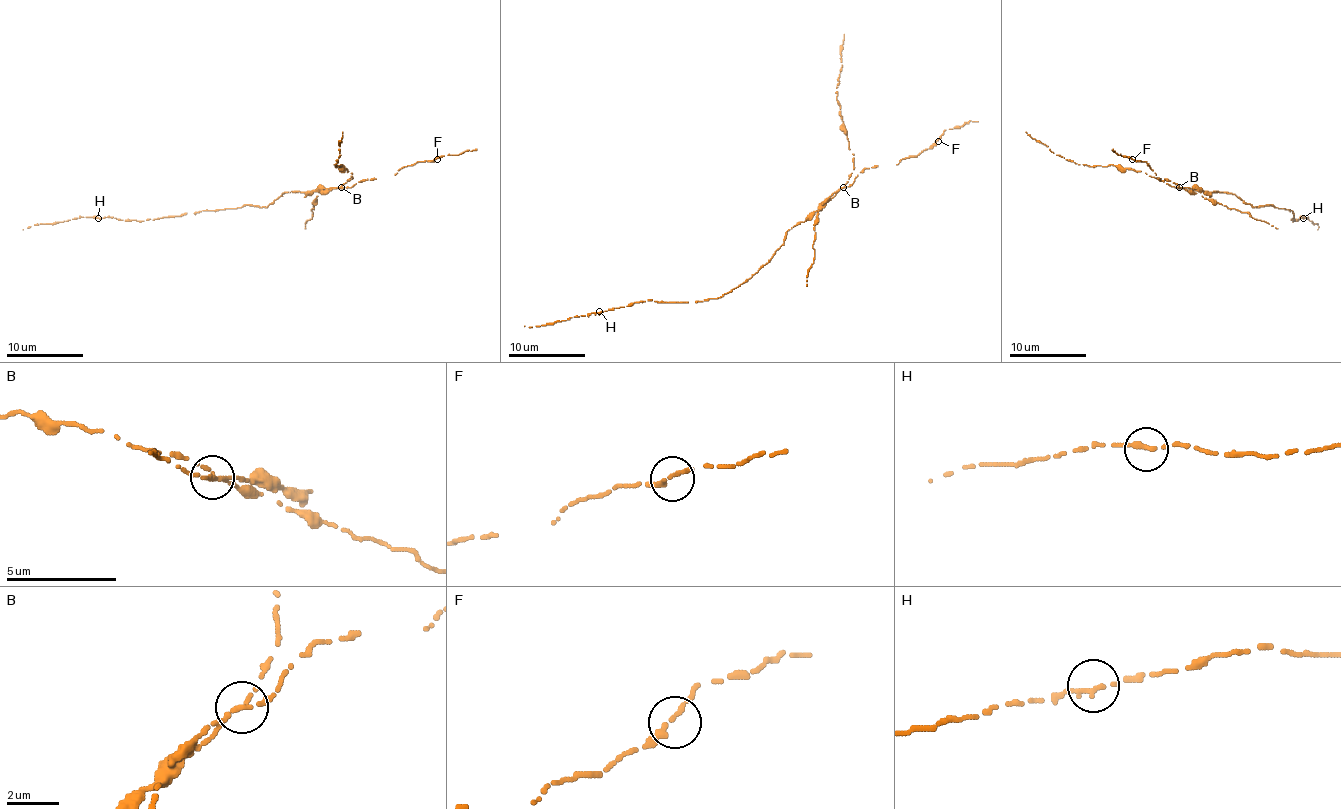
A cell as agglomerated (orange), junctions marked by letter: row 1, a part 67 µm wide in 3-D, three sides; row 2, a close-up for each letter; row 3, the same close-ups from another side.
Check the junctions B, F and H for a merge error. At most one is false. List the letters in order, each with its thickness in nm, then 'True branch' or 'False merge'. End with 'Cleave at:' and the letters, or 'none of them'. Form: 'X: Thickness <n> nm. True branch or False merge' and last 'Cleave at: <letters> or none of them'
B: Thickness 200 nm. False merge
F: Thickness 200 nm. True branch
H: Thickness 200 nm. True branch
Cleave at: B

